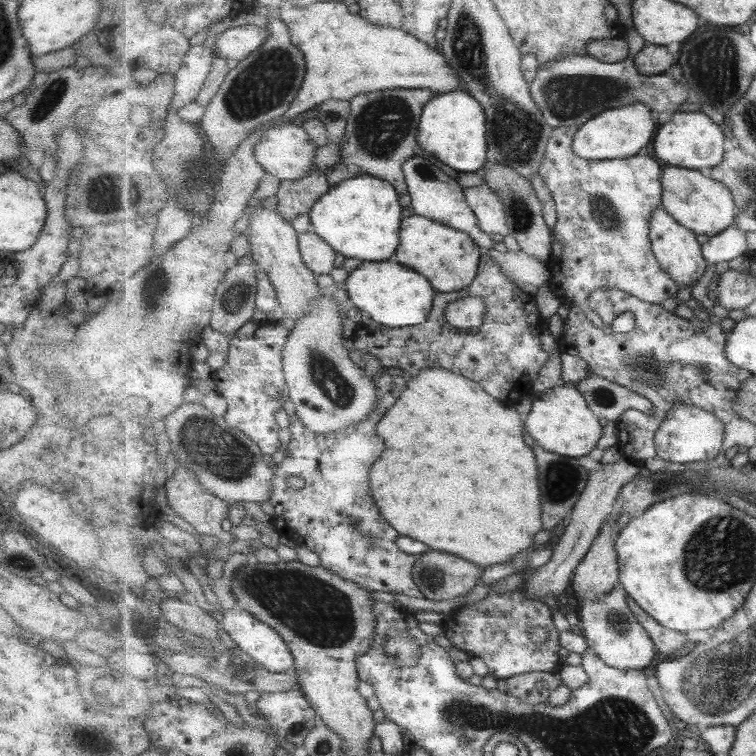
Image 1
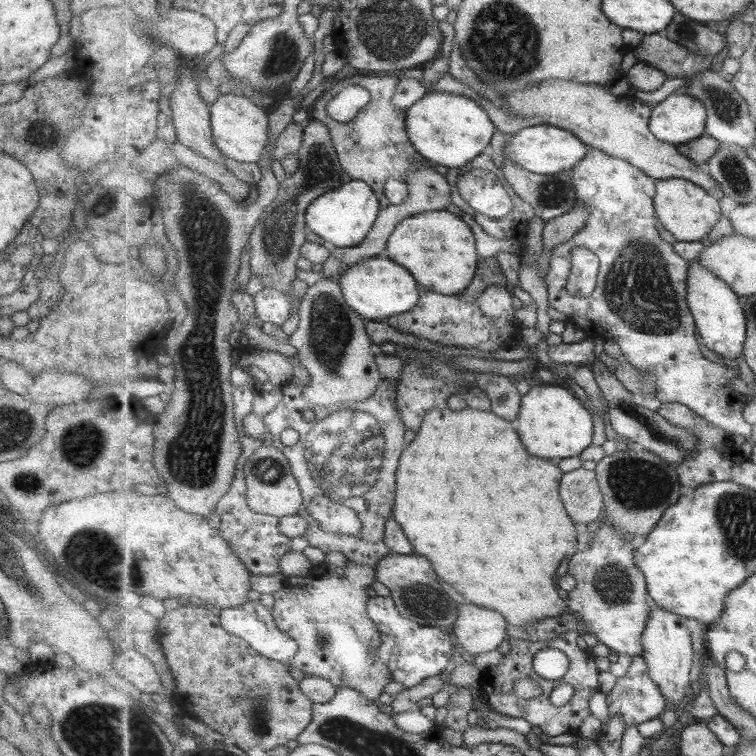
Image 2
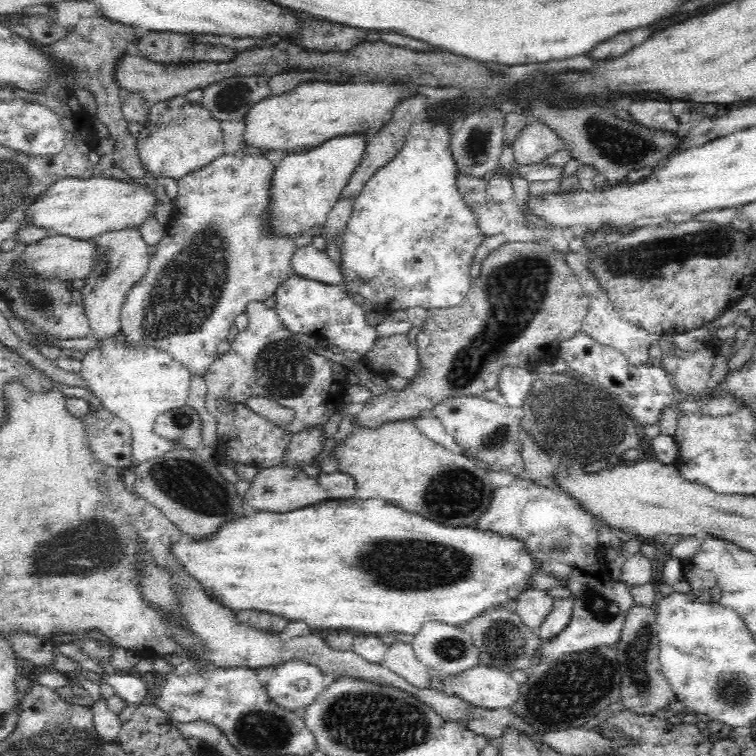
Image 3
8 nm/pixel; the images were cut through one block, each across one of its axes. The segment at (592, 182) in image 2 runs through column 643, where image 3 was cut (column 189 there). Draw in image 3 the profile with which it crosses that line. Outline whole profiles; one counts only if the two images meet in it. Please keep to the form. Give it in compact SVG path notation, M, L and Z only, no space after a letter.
M244 148L236 153L223 153L208 162L208 164L204 164L200 168L194 168L192 172L188 172L186 176L178 179L177 212L174 211L172 221L165 228L164 237L155 245L155 252L151 256L146 274L141 278L140 282L134 284L133 288L130 288L121 308L120 331L123 332L127 342L146 344L151 348L169 352L171 357L182 364L182 366L185 366L192 376L204 377L204 372L210 366L210 362L219 355L216 347L227 339L226 336L228 336L230 326L234 324L236 316L240 316L240 314L245 312L248 302L252 302L252 300L260 302L270 297L275 297L278 288L295 273L293 267L294 252L299 248L312 245L312 238L314 236L323 236L325 239L325 223L314 224L306 232L295 233L294 236L290 236L289 233L277 232L276 228L273 228L273 201L270 189L275 168L276 166L268 158L264 158L260 154L249 153Z

